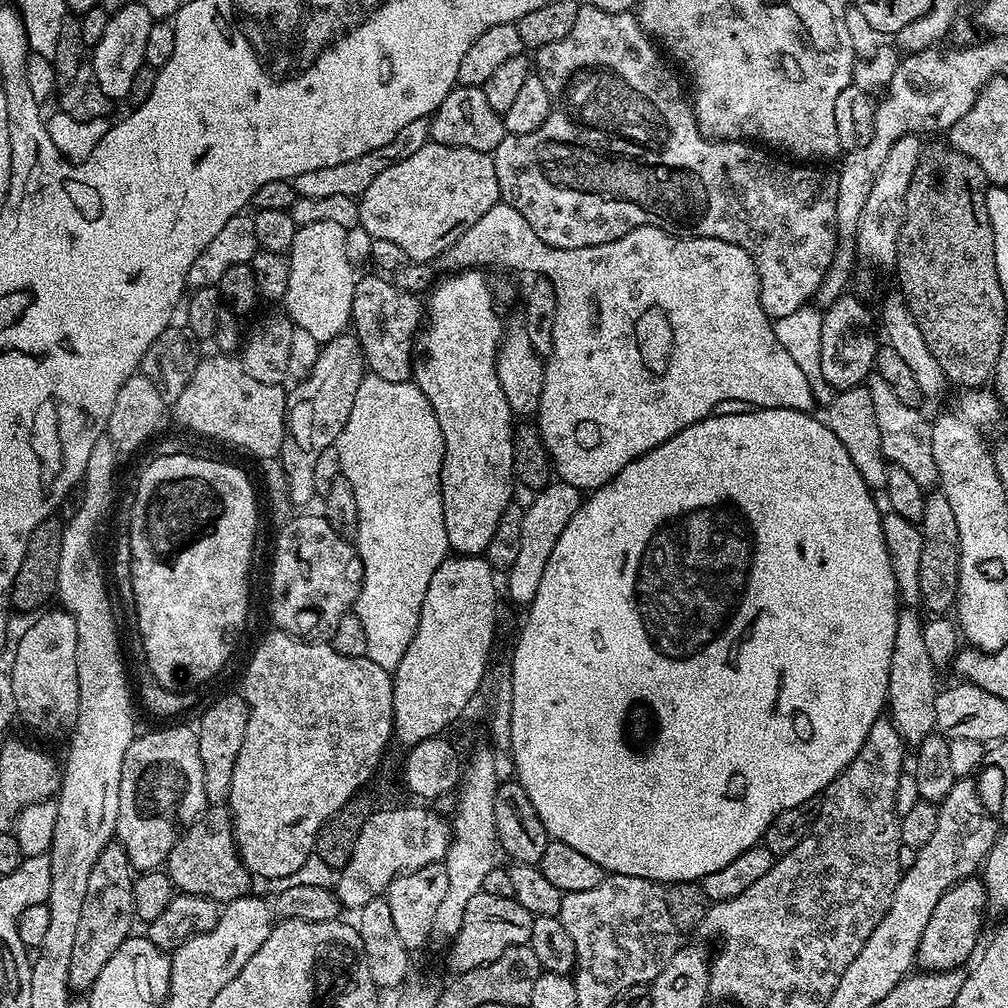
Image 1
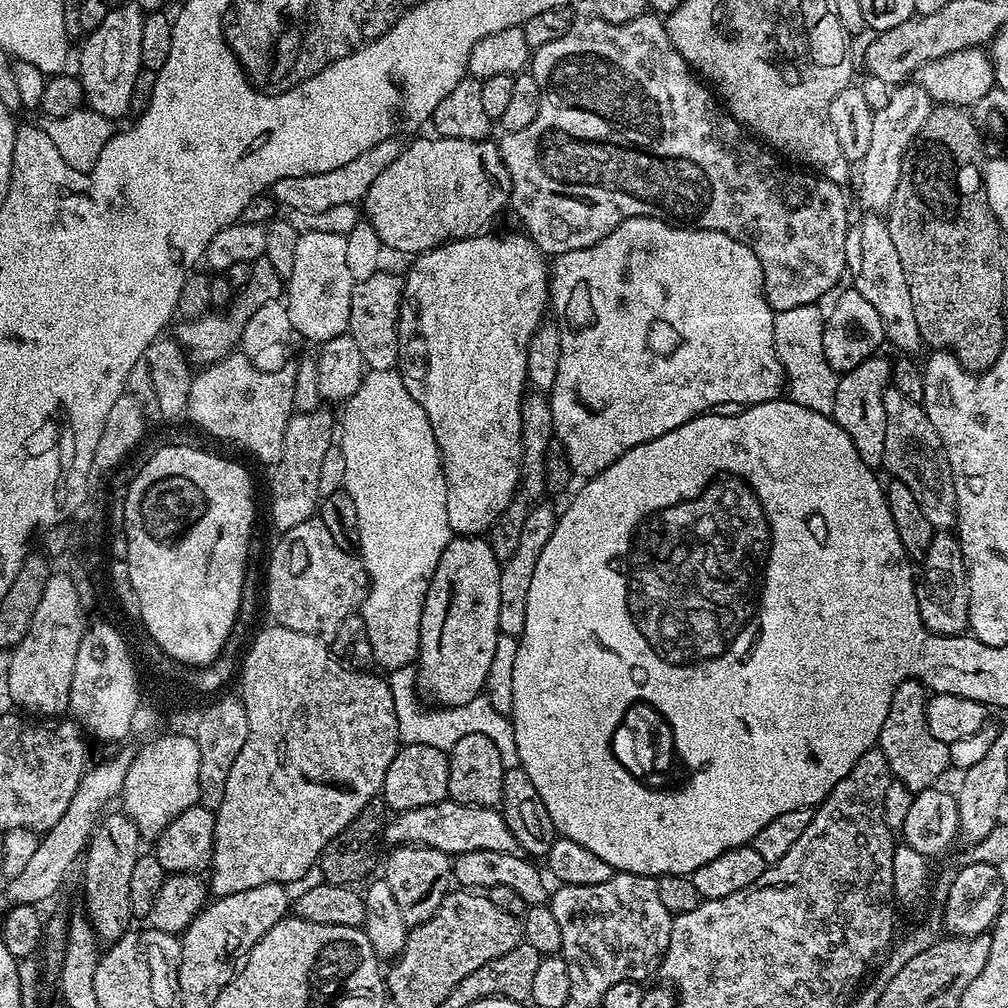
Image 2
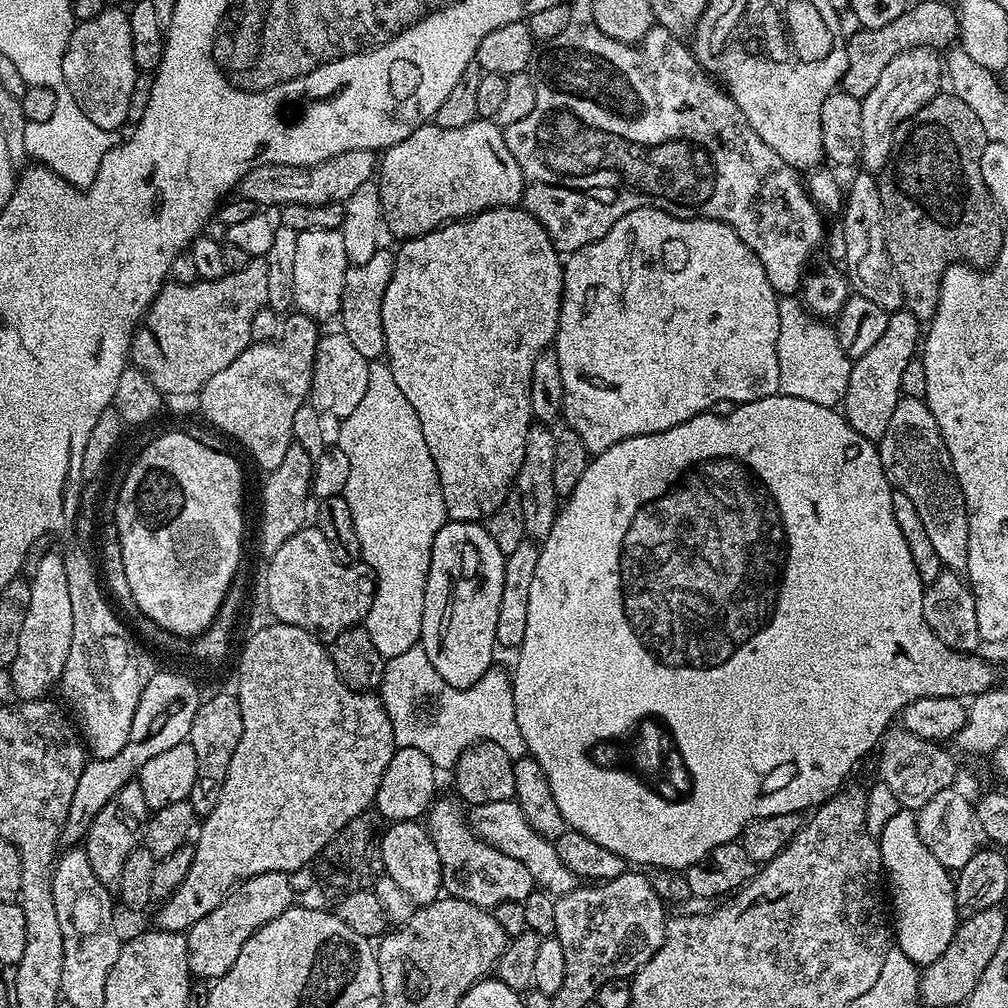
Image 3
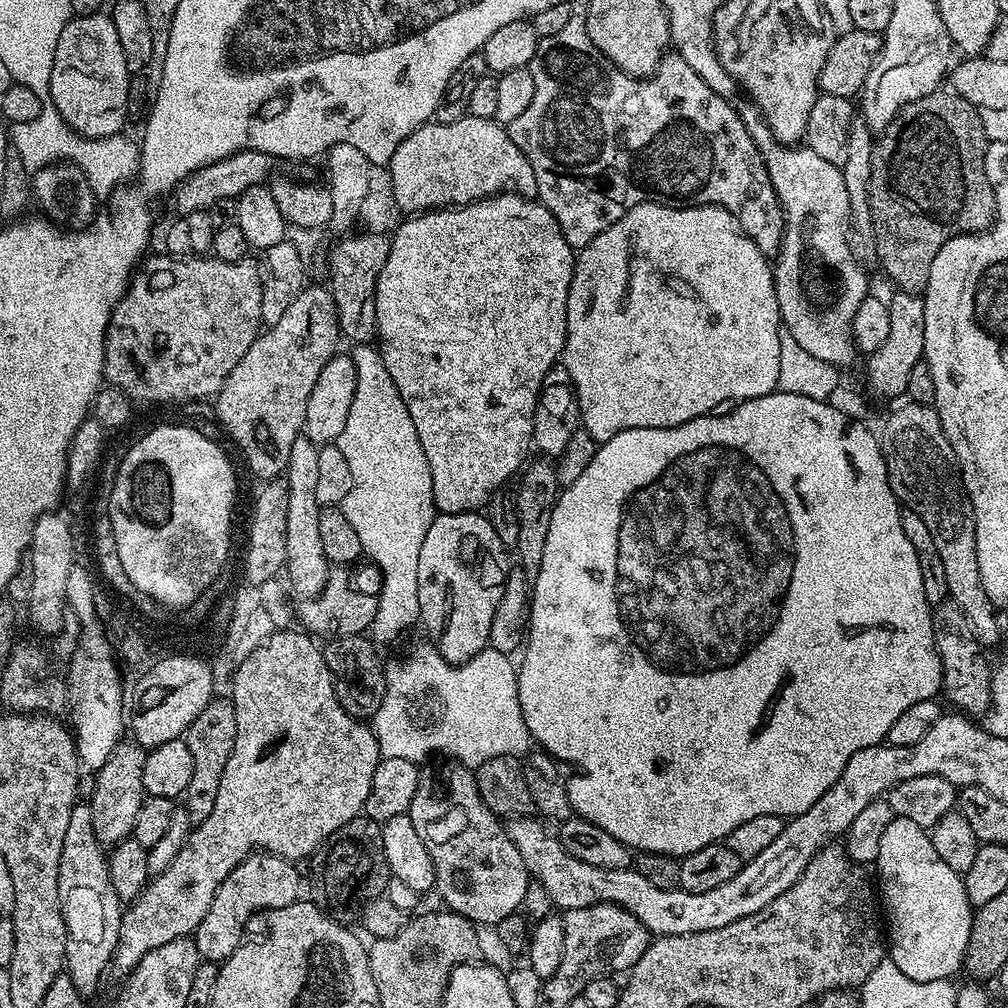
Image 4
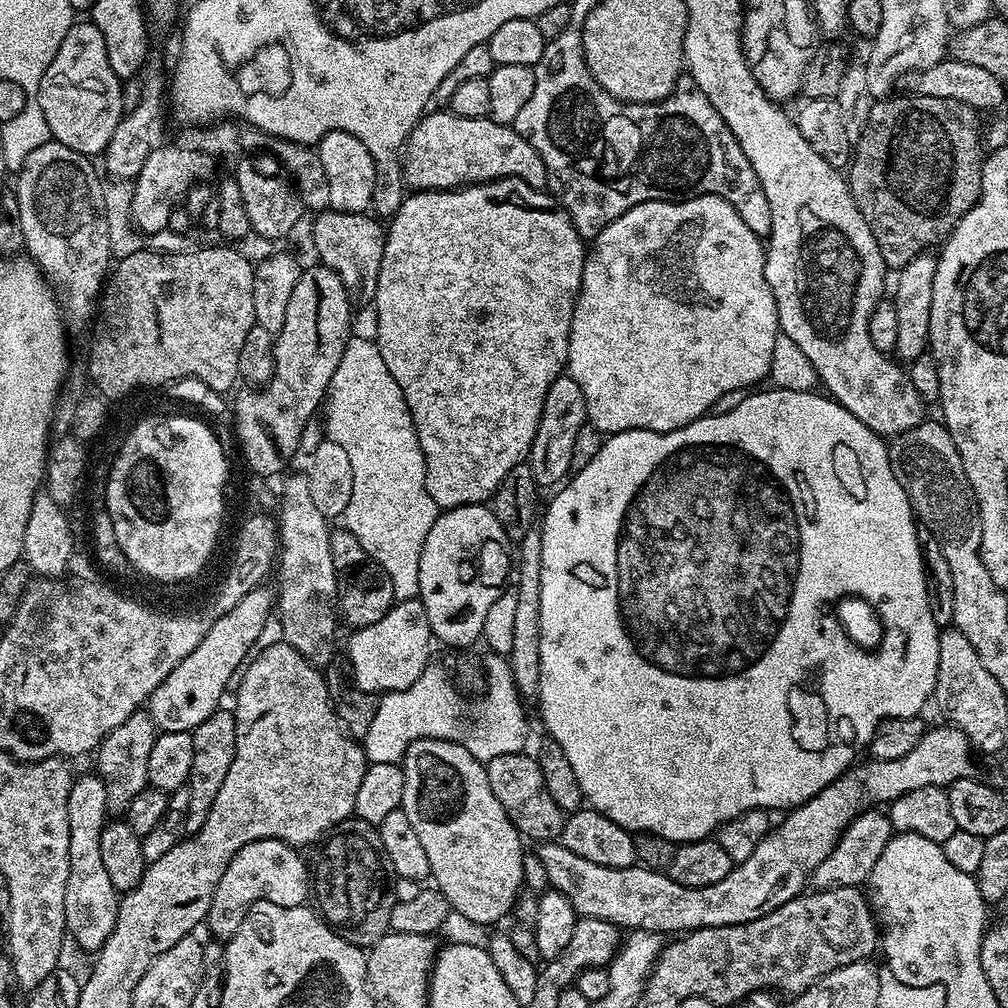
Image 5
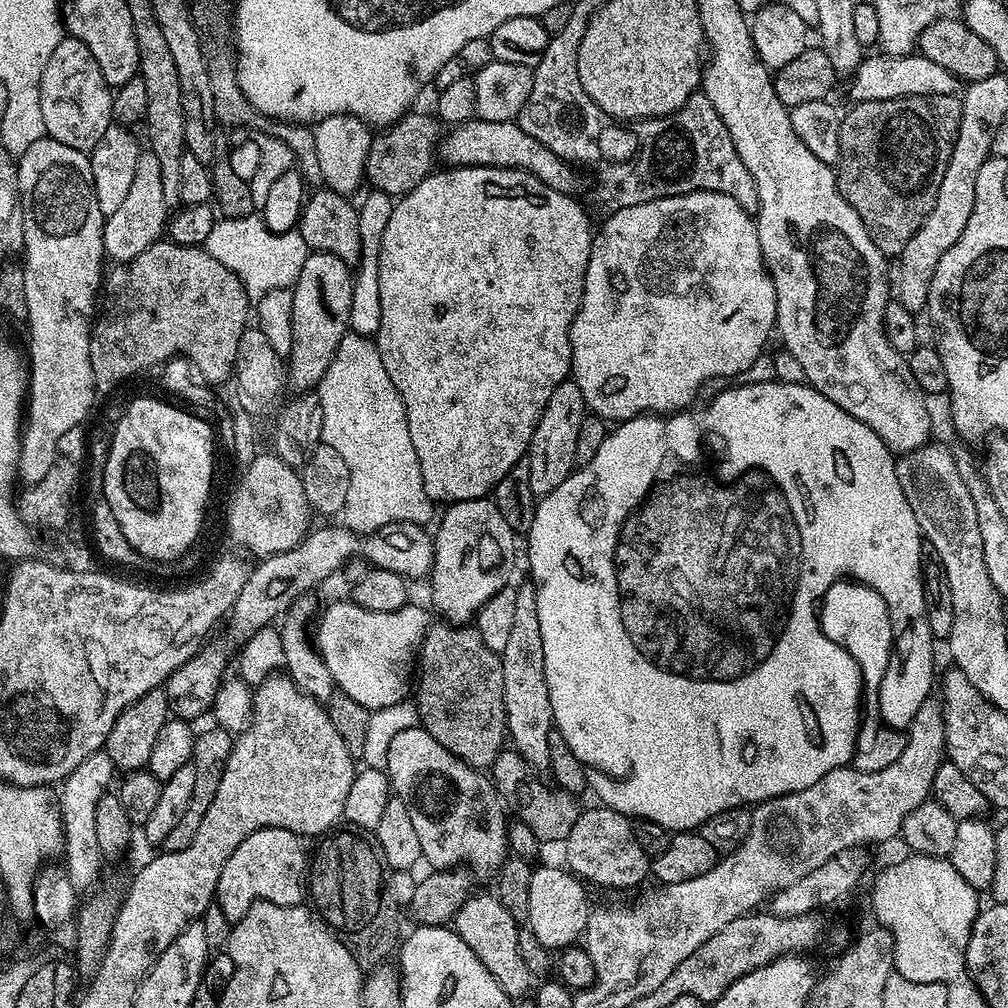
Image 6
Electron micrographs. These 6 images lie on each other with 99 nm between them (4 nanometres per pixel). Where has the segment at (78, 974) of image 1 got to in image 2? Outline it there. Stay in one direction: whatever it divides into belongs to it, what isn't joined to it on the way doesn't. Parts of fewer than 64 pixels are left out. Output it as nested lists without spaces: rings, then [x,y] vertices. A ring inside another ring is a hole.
[[[116,810],[103,817],[92,830],[88,846],[82,856],[84,864],[84,900],[88,903],[86,917],[96,933],[96,938],[105,945],[120,940],[129,931],[134,917],[130,906],[130,874],[134,862],[142,854],[142,837],[138,826],[123,811]]]

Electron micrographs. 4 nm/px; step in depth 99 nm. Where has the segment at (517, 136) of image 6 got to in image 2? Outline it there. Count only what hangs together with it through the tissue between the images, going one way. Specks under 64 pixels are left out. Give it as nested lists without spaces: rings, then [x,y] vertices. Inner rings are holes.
[[[431,138],[405,143],[402,154],[374,178],[374,186],[365,194],[362,212],[372,224],[385,249],[419,254],[428,252],[449,240],[461,240],[485,231],[484,228],[503,208],[507,209],[512,195],[510,174],[502,162],[500,145],[495,139],[463,140],[462,138]]]

